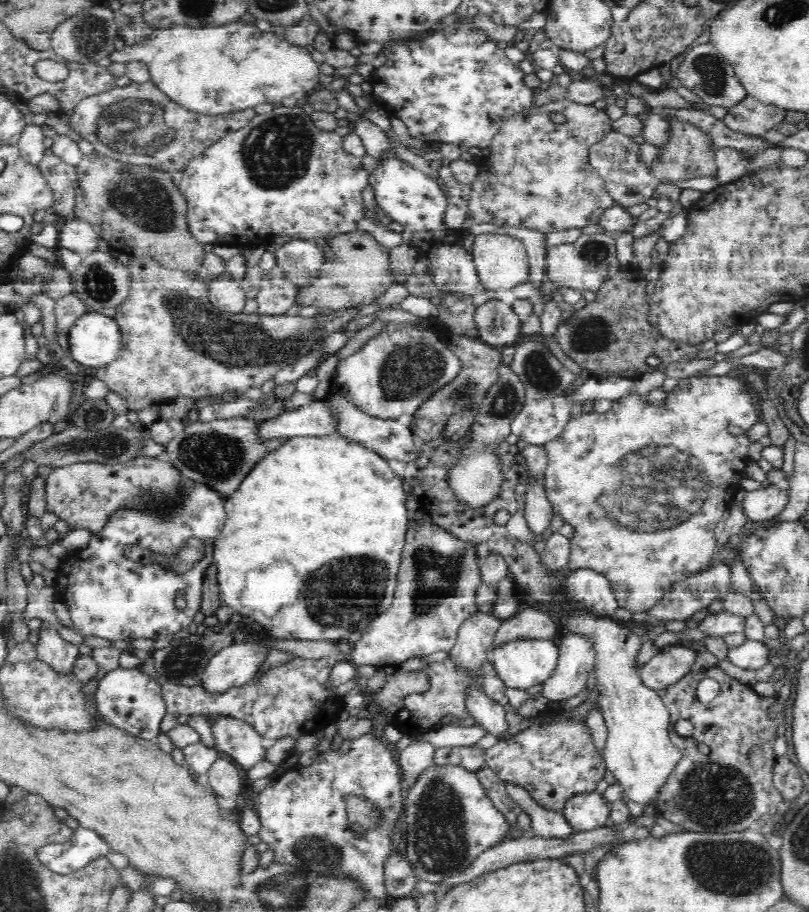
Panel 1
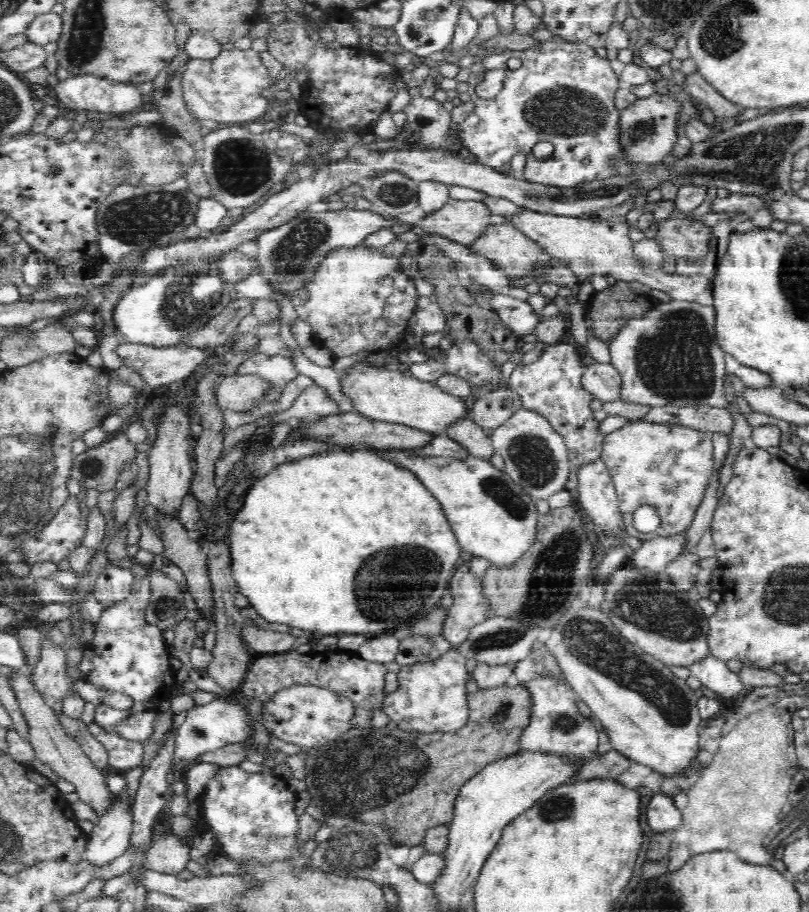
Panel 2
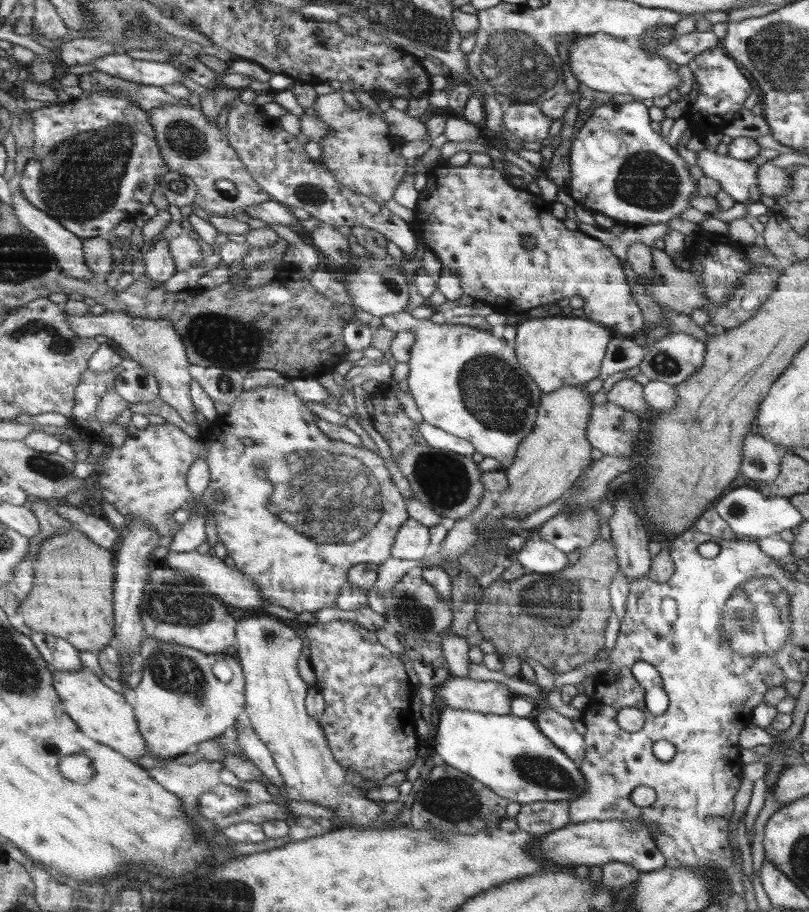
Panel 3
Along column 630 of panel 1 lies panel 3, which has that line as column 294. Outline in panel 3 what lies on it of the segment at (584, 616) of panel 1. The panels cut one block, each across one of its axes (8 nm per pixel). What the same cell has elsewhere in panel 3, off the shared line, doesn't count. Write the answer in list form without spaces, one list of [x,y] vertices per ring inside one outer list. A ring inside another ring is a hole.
[[[268,615],[244,617],[237,630],[237,657],[243,663],[244,679],[247,682],[244,716],[255,730],[258,739],[271,753],[285,784],[283,794],[290,801],[312,802],[312,804],[332,809],[338,820],[344,820],[353,827],[390,828],[399,825],[396,821],[388,824],[379,823],[378,819],[384,815],[384,810],[346,781],[344,768],[332,756],[332,751],[326,744],[326,735],[325,732],[322,732],[321,722],[314,722],[308,716],[307,706],[304,706],[304,696],[306,696],[308,688],[306,688],[304,680],[298,676],[298,668],[296,668],[298,656],[302,650],[302,640],[296,636],[296,633],[294,629],[282,624],[282,621],[276,622]]]

